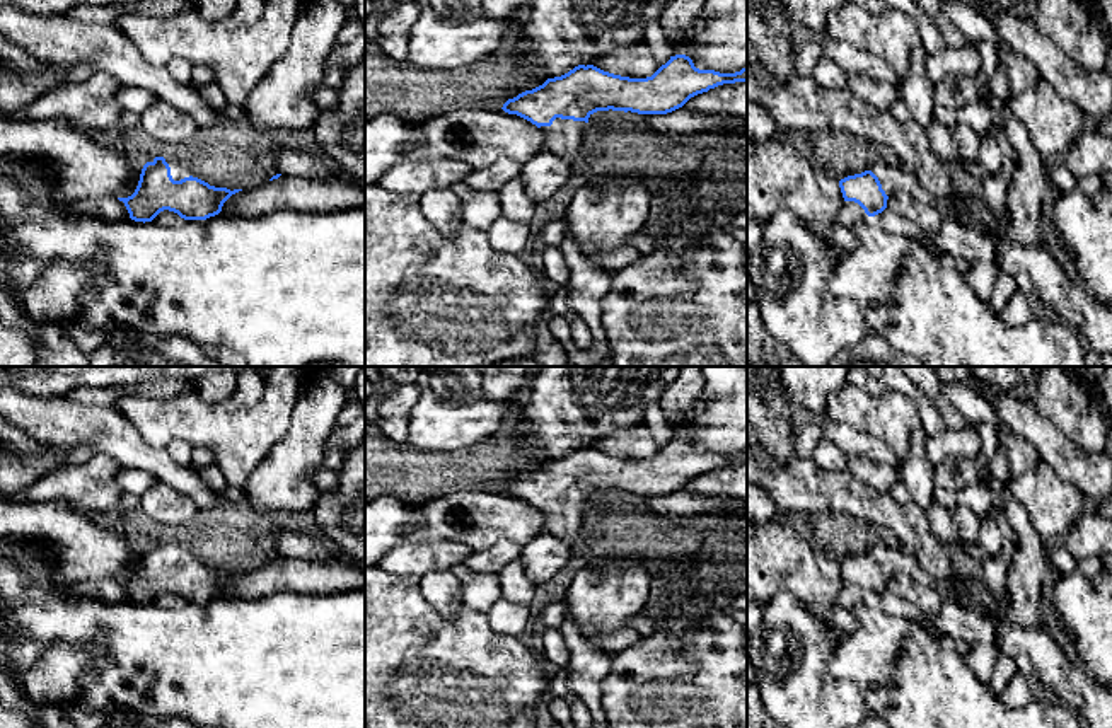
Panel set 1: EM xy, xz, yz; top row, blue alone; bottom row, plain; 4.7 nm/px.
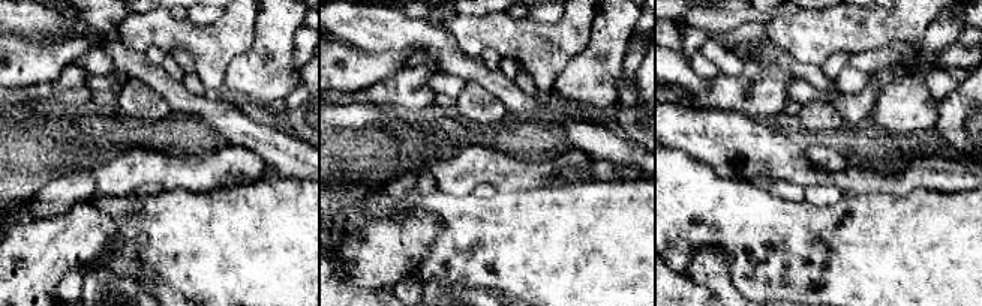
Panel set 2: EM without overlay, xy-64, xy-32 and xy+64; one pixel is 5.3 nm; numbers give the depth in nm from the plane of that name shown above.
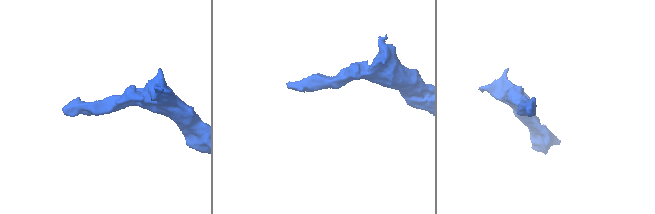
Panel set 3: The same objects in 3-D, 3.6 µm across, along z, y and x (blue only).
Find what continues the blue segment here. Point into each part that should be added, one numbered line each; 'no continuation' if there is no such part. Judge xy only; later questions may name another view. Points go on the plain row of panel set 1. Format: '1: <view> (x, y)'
1: xy (179, 551)

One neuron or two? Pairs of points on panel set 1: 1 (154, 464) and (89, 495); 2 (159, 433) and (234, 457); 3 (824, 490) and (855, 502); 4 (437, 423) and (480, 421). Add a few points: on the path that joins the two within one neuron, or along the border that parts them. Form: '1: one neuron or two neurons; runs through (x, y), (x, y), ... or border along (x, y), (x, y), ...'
1: two neurons; border along (96, 452), (106, 454), (123, 466)
2: one neuron; runs through (178, 430), (207, 430), (215, 439)
3: one neuron; runs through (831, 490), (848, 495)
4: one neuron; runs through (447, 421), (469, 421)

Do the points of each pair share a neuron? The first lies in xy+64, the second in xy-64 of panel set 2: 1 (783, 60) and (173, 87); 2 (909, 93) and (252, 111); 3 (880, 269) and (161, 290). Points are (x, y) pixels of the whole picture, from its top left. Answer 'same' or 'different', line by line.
1: same
2: different
3: different

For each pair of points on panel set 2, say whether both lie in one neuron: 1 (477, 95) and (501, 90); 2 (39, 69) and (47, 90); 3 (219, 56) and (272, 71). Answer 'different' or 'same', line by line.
1: different
2: different
3: different

